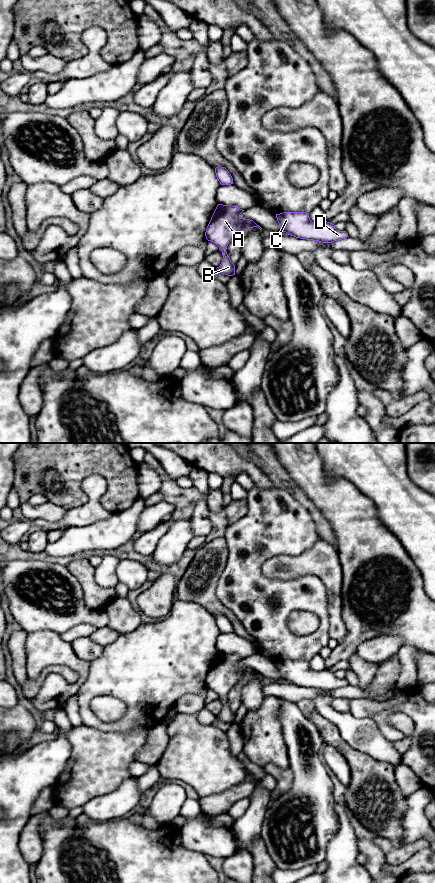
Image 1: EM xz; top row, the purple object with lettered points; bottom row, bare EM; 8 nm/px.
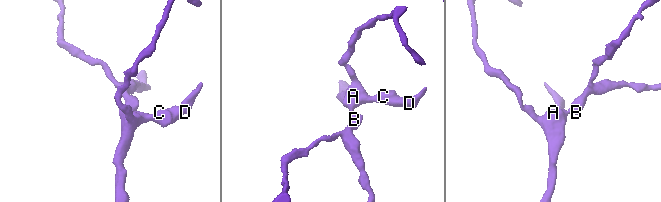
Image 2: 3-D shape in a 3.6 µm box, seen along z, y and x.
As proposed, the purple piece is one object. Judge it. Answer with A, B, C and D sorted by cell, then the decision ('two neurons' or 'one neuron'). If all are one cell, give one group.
groups A B C D; one neuron

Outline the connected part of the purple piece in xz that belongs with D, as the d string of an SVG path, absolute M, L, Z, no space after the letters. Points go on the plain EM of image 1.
M283 660L276 662L276 666L280 679L296 686L332 691L349 685L346 679L337 678L330 670L312 670L306 660Z

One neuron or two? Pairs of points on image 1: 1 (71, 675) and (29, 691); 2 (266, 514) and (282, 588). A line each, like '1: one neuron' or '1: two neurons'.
1: one neuron
2: one neuron

